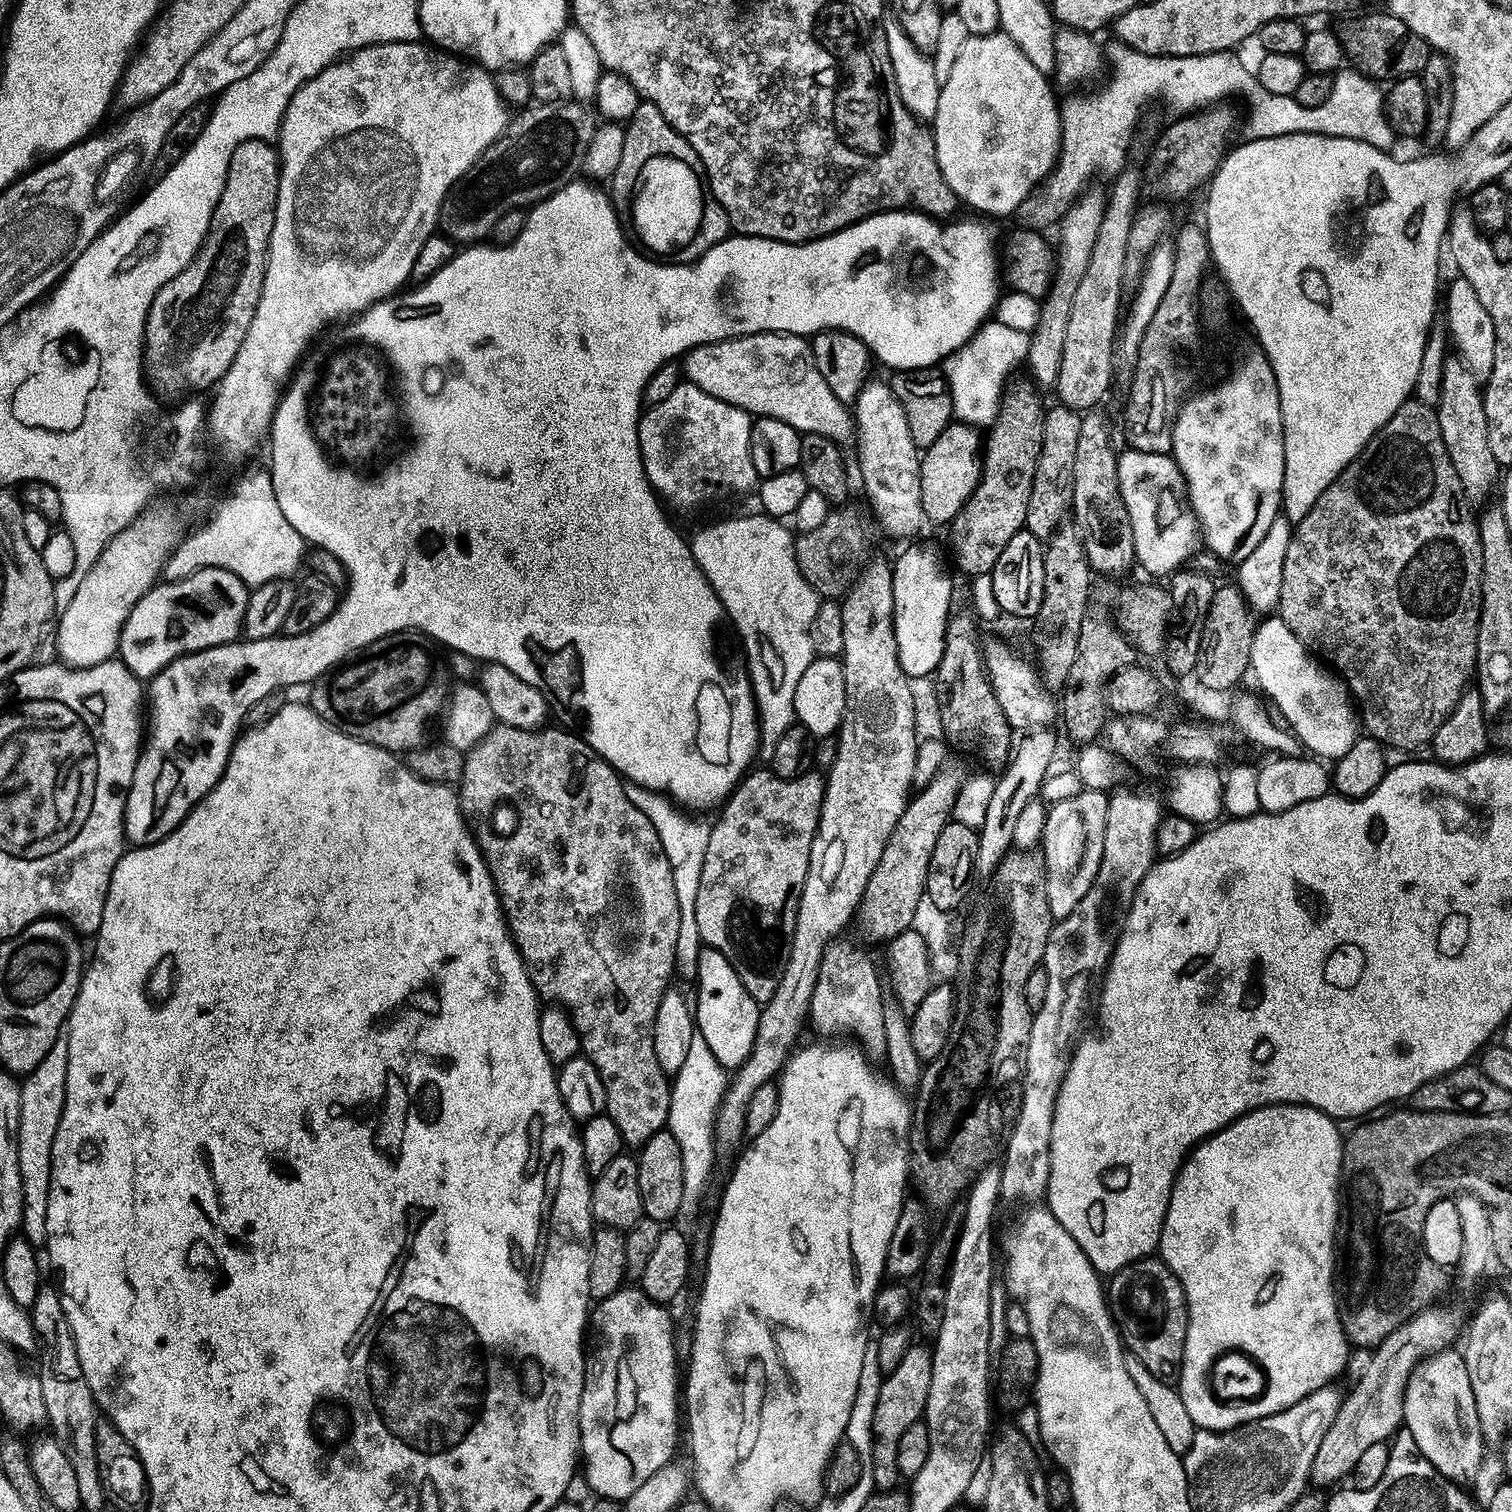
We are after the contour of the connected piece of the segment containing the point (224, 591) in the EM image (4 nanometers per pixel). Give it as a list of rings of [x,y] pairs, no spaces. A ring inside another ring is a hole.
[[[199,568],[197,572],[184,580],[172,580],[157,583],[130,610],[126,622],[120,631],[119,659],[134,675],[141,678],[156,676],[170,662],[179,656],[185,656],[198,650],[213,648],[219,644],[231,644],[241,635],[244,627],[244,615],[250,595],[249,585],[242,583],[230,570],[221,568]]]

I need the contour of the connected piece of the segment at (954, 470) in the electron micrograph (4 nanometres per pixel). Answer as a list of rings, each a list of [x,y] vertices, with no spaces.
[[[953,422],[928,448],[923,449],[920,458],[920,481],[922,482],[922,510],[929,521],[951,525],[952,520],[966,506],[970,494],[980,481],[982,463],[982,436],[970,424]]]

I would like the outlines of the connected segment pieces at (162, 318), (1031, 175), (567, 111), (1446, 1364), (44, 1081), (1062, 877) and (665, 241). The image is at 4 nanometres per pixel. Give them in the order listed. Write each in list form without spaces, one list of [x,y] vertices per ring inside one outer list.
[[[248,140],[237,146],[222,198],[195,258],[158,290],[144,320],[144,362],[153,389],[211,389],[230,370],[262,294],[279,185],[280,158],[269,141]]]
[[[997,30],[991,32],[989,36],[968,36],[963,46],[960,47],[960,53],[956,55],[956,61],[952,63],[951,68],[947,69],[945,76],[948,77],[943,77],[936,117],[930,128],[936,142],[936,161],[946,186],[950,186],[950,190],[956,195],[956,199],[961,205],[969,204],[976,211],[973,213],[983,214],[985,217],[1011,217],[1013,212],[1017,210],[1019,203],[1032,193],[1057,164],[1061,142],[1061,109],[1058,107],[1058,101],[1056,102],[1052,97],[1053,85],[1050,80],[1050,85],[1048,85],[1047,78],[1040,72],[1043,72],[1041,65],[1030,62],[1030,58],[1026,58],[1026,54],[1022,54],[1020,47],[1009,36],[1005,36],[1003,31]]]
[[[573,98],[564,101],[563,104],[537,103],[517,111],[520,113],[511,117],[502,135],[478,157],[464,179],[459,181],[444,199],[444,204],[440,207],[439,231],[457,245],[471,246],[491,237],[495,233],[496,223],[507,212],[531,209],[532,205],[539,204],[560,188],[573,183],[575,176],[572,175],[583,165],[586,146],[590,138],[594,138],[594,130],[598,123],[597,113],[588,107],[587,103]]]
[[[1456,1350],[1439,1353],[1438,1359],[1432,1363],[1427,1365],[1428,1372],[1424,1366],[1417,1367],[1408,1380],[1404,1402],[1406,1431],[1414,1438],[1420,1455],[1427,1458],[1449,1480],[1472,1480],[1480,1472],[1486,1441],[1480,1429],[1474,1390],[1470,1390],[1468,1385],[1466,1366],[1461,1353]]]
[[[61,1030],[46,1058],[23,1077],[20,1093],[22,1110],[18,1118],[18,1174],[23,1172],[50,1172],[54,1134],[58,1134],[58,1122],[66,1102],[66,1062],[68,1061],[68,1033]]]
[[[1083,790],[1047,809],[1042,839],[1044,890],[1053,921],[1066,918],[1082,902],[1102,862],[1102,838],[1109,797],[1103,791]]]
[[[669,158],[651,159],[647,163],[647,168],[644,170],[644,177],[637,185],[632,206],[632,220],[634,226],[640,236],[642,245],[645,249],[650,248],[656,252],[655,255],[664,256],[666,251],[681,245],[684,241],[692,237],[692,232],[695,232],[696,223],[700,215],[704,213],[704,201],[706,199],[703,185],[696,182],[695,176],[692,173],[696,170],[695,167],[686,166],[685,164],[676,163],[675,160]]]

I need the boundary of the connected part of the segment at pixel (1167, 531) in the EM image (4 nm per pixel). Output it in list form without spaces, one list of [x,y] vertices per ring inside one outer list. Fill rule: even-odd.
[[[1128,448],[1117,455],[1116,461],[1118,490],[1122,494],[1122,502],[1126,502],[1126,514],[1130,514],[1130,526],[1134,530],[1136,564],[1144,567],[1152,578],[1171,577],[1173,572],[1191,561],[1188,559],[1202,544],[1200,524],[1186,498],[1184,476],[1171,455]]]

